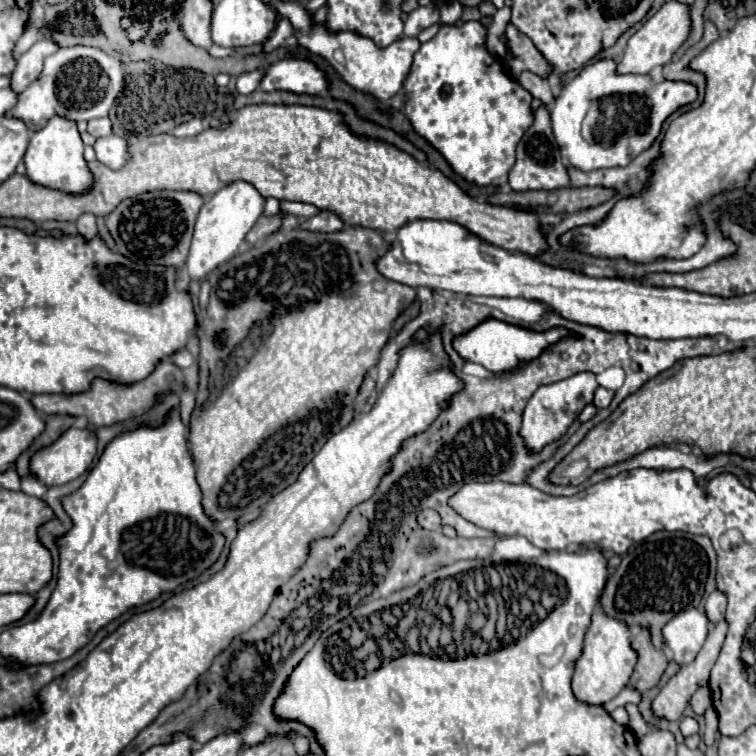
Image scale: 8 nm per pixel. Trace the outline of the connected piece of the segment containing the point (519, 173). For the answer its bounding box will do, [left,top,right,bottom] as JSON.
[510,106,570,192]

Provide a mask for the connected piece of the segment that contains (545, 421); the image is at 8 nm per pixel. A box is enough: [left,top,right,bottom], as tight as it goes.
[520,372,598,454]

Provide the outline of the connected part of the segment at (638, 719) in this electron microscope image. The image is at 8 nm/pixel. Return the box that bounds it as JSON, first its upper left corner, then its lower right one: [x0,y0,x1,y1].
[625,704,648,738]

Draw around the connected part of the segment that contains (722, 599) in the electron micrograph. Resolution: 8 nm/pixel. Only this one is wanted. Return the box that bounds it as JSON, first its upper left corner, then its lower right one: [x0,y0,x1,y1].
[706,590,726,622]

